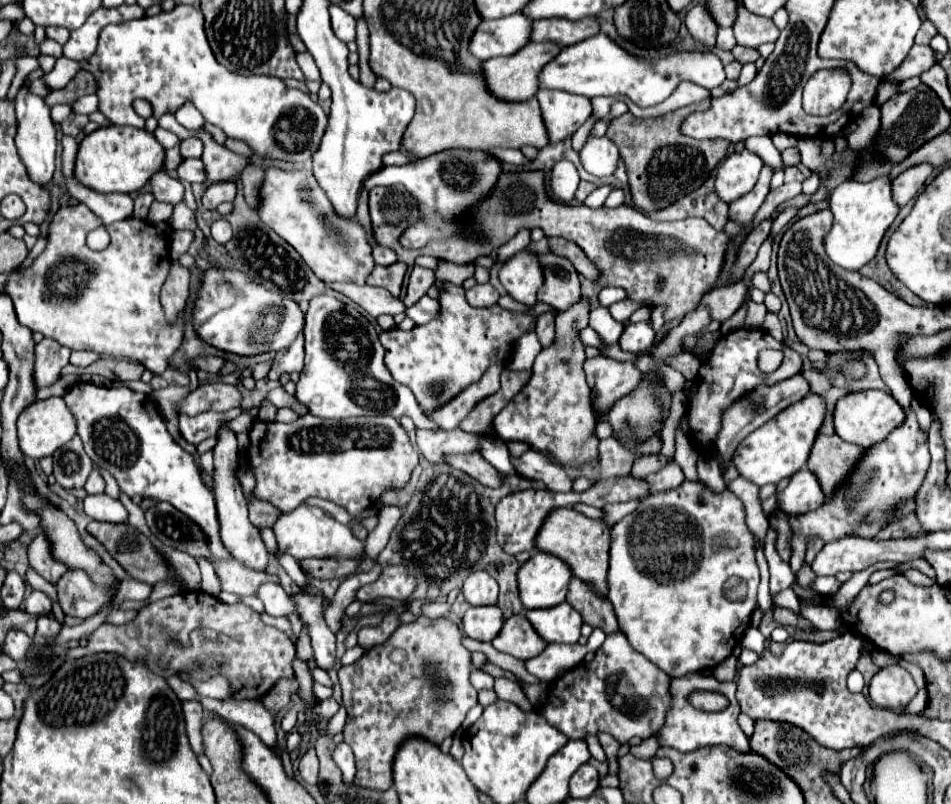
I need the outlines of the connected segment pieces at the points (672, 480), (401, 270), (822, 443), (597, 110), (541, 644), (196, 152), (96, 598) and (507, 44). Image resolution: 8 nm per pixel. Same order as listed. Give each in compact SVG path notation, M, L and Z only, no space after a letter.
M664 466L660 472L650 474L648 482L650 482L650 492L648 494L652 494L652 492L676 488L680 482L684 482L684 474L682 474L680 466Z
M396 262L392 266L374 266L372 274L368 276L368 284L370 286L382 286L388 292L392 292L394 296L400 296L406 268L408 266L404 266L404 262Z
M818 434L806 466L812 474L816 474L822 490L832 490L832 486L836 486L836 482L840 482L852 470L862 452L862 446L848 444L836 434Z
M596 96L596 98L592 98L592 100L590 100L590 102L592 102L592 116L594 116L596 120L604 118L604 116L608 114L610 104L612 104L614 100L616 100L616 98L612 98L612 96Z
M514 614L504 620L500 634L492 640L492 646L514 658L528 660L546 648L546 642L532 630L532 624L524 614Z
M186 138L182 140L180 144L180 152L182 152L182 158L200 158L202 156L202 150L204 150L204 144L200 138Z
M68 570L58 580L56 588L64 614L76 618L90 618L116 594L112 586L96 584L84 570Z
M510 14L506 18L480 22L470 40L470 54L478 60L512 56L530 40L532 22L524 14Z

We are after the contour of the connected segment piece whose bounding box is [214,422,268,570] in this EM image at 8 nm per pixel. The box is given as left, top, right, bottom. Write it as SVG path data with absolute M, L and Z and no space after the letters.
M224 422L216 434L218 442L214 446L214 496L216 496L216 508L218 508L218 518L220 518L220 536L224 540L224 546L232 552L236 560L242 564L254 568L254 570L264 570L268 562L268 550L260 538L260 530L254 528L248 520L248 504L242 496L240 484L236 480L236 468L238 468L238 448L236 448L236 434L228 428L228 422Z

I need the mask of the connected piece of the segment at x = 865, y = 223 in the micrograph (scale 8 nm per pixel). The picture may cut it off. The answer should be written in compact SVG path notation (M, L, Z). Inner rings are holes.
M880 176L866 184L860 182L840 184L830 196L830 210L834 214L834 224L830 232L824 236L824 250L834 264L854 272L858 272L876 256L884 232L898 214L898 206L892 202L890 196L888 176Z

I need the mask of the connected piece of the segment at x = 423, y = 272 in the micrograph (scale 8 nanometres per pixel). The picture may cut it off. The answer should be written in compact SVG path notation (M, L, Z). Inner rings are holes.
M414 266L414 268L412 268L412 274L410 274L410 282L408 282L406 296L404 296L404 304L406 304L406 306L412 306L414 302L418 302L418 300L428 292L428 288L430 288L434 282L436 282L434 270L422 268L422 266Z

